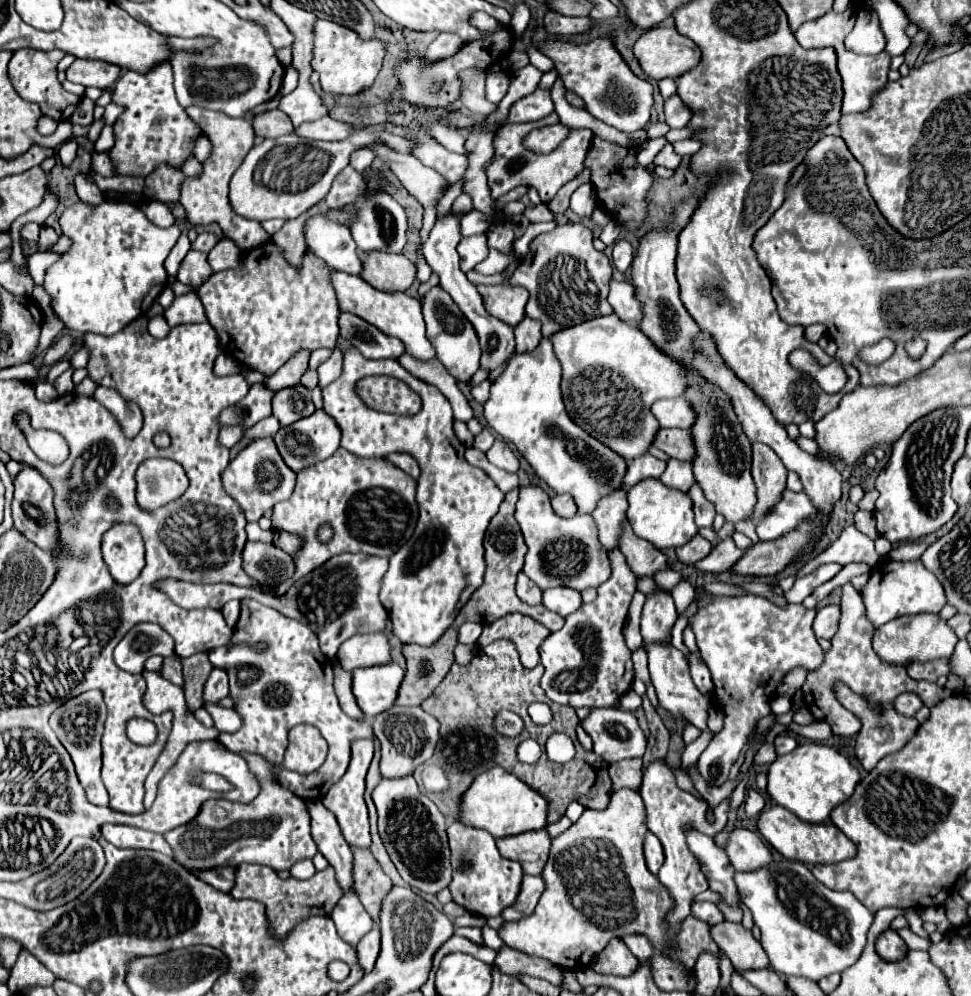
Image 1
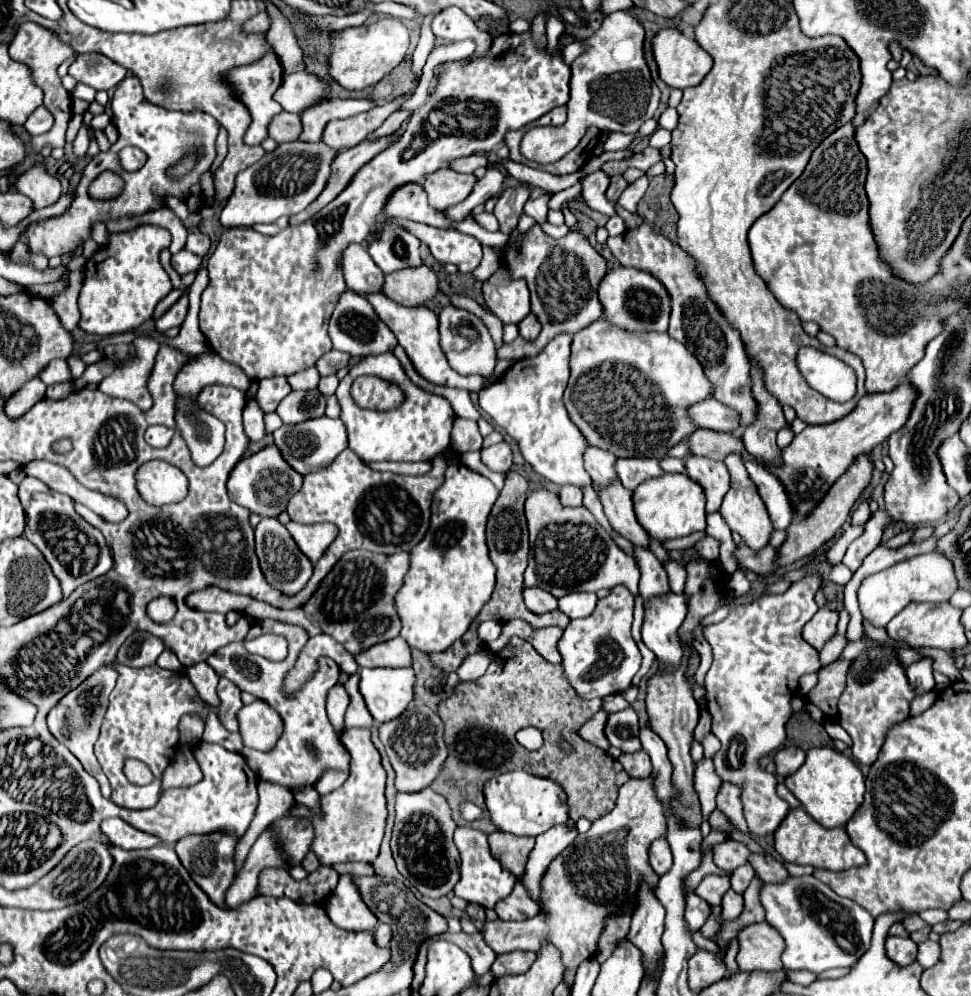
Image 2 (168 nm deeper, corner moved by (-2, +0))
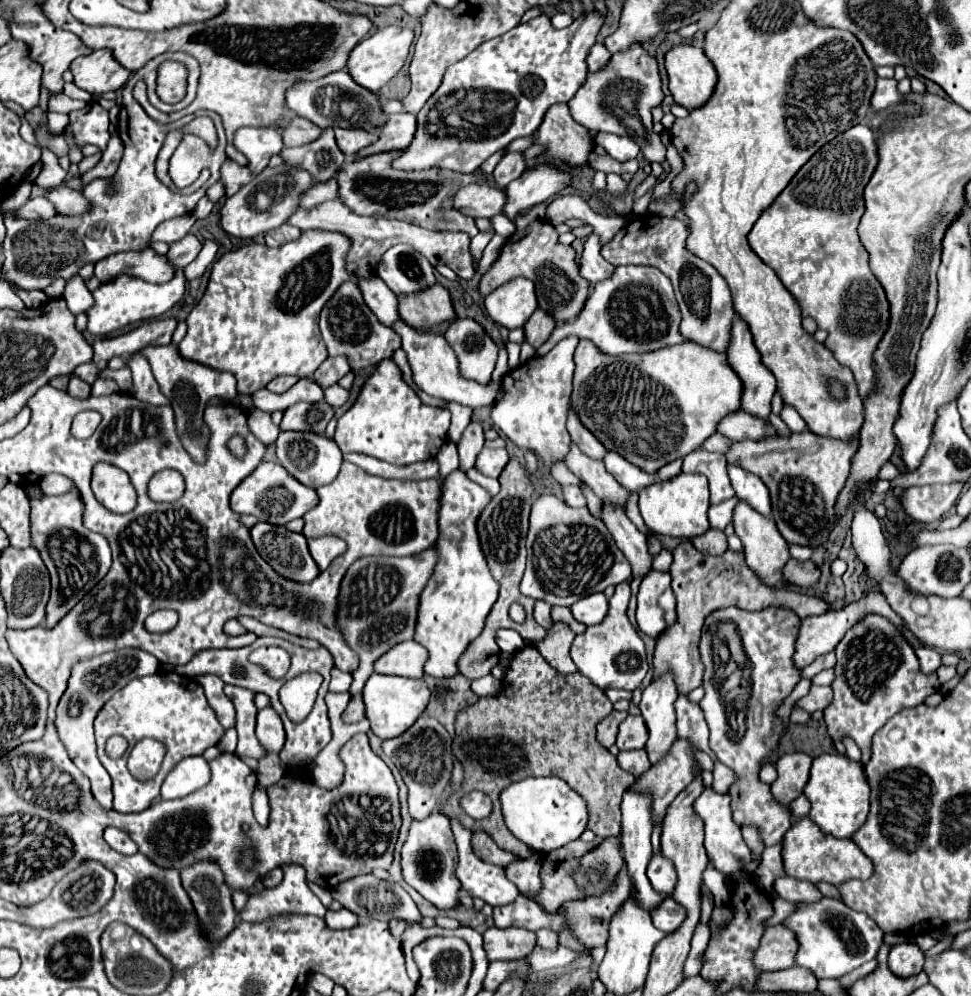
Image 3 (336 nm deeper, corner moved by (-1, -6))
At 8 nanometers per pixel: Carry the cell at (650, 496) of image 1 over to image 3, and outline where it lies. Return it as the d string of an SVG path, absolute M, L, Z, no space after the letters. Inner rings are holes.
M681 473L669 481L657 481L651 487L639 491L639 513L645 525L657 535L677 539L693 539L703 535L709 529L707 509L709 509L709 487L703 475L699 477Z

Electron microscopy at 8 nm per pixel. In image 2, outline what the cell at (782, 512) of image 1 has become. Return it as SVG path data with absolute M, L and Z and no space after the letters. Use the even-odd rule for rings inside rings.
M746 461L744 465L746 465L750 479L758 487L758 493L760 493L760 497L762 497L762 501L764 501L768 513L770 513L774 529L786 527L786 523L792 521L794 511L790 507L788 493L784 489L784 485L772 473L768 473L762 465L750 463L750 461Z

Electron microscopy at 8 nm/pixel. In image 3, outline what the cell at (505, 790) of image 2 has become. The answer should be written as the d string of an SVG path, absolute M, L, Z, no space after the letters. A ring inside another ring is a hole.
M527 777L511 783L499 795L501 813L509 831L531 849L549 853L579 839L587 829L585 801L559 777Z

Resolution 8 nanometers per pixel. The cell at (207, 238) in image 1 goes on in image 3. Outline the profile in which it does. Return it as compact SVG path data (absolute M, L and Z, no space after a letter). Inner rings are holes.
M185 235L179 243L173 243L169 247L169 253L167 257L171 259L171 263L175 263L175 267L187 267L195 257L197 253L201 251L201 241L195 237L195 235Z

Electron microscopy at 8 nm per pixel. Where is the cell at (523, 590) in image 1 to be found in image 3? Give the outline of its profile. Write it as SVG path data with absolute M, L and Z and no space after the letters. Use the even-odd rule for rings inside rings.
M535 601L535 611L533 611L533 619L541 625L541 627L545 627L545 629L549 629L551 625L553 625L553 621L551 621L551 605L549 603L545 603L545 601Z

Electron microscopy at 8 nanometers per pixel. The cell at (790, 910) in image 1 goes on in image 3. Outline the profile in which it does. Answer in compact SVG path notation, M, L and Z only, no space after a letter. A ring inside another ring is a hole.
M823 897L813 903L795 903L795 911L783 921L783 927L795 933L799 951L795 965L809 969L817 979L837 979L855 967L875 959L877 949L883 941L883 931L875 927L875 921L867 913L849 909L839 899Z

